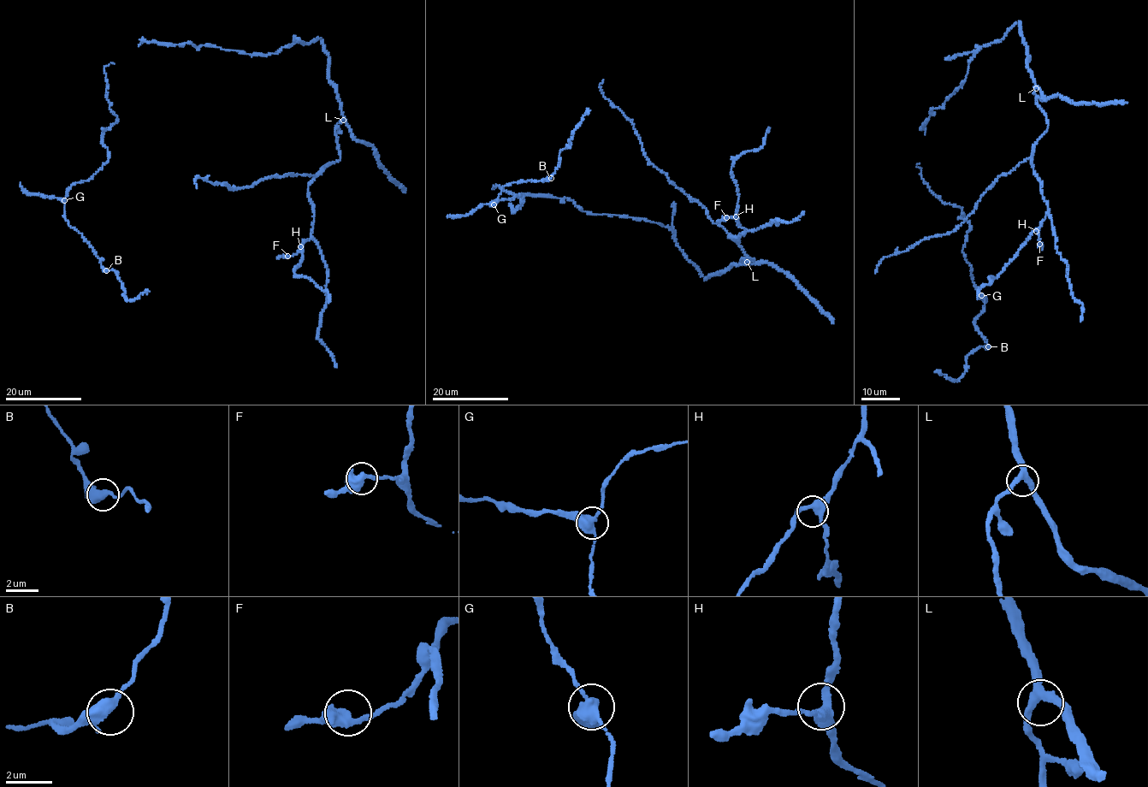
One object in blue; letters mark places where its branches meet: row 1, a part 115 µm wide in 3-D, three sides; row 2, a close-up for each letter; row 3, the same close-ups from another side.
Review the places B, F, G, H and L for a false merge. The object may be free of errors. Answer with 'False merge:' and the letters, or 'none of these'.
False merge: G

